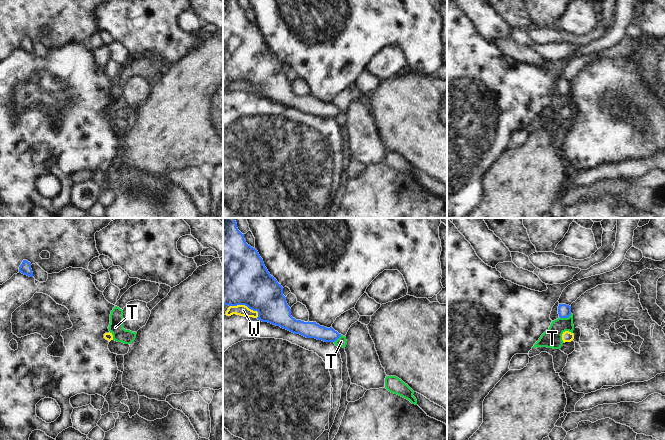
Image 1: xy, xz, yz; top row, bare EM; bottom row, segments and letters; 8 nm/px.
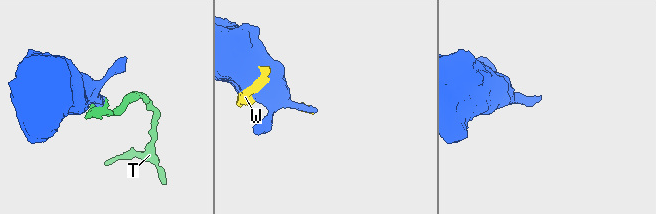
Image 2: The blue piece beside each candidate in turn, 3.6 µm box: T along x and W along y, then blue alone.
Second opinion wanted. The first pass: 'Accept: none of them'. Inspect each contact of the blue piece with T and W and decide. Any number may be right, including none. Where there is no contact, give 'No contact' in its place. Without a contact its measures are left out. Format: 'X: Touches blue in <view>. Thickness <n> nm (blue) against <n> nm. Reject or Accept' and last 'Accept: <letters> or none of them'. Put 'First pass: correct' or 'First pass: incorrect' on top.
First pass: correct
T: Touches blue in yz. Thickness 110 nm (blue) against 160 nm. Reject
W: Touches blue in xz. Thickness 460 nm (blue) against 90 nm. Reject
Accept: none of them.

